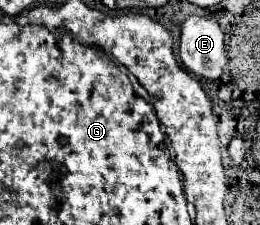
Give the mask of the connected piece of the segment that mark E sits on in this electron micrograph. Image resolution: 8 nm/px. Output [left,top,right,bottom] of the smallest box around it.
[179,17,227,79]

